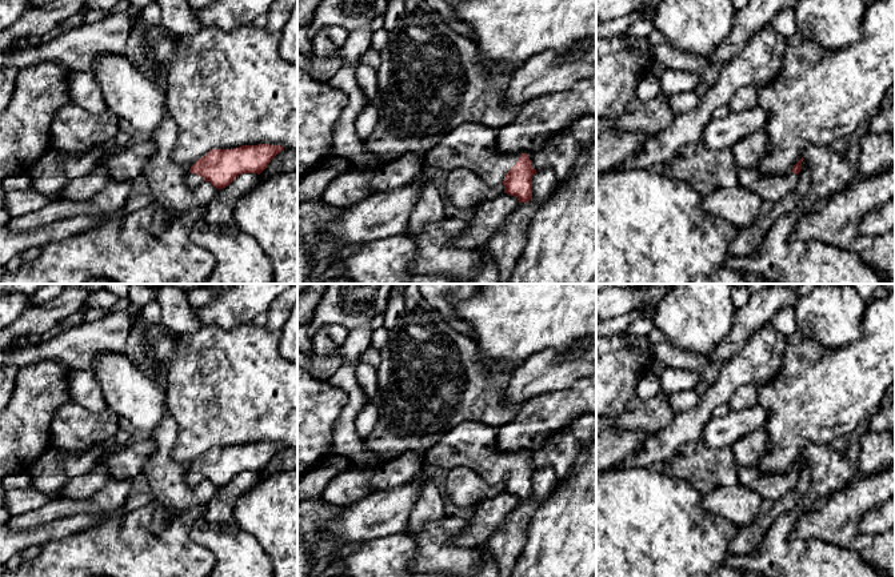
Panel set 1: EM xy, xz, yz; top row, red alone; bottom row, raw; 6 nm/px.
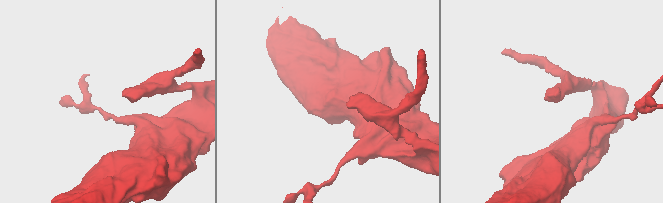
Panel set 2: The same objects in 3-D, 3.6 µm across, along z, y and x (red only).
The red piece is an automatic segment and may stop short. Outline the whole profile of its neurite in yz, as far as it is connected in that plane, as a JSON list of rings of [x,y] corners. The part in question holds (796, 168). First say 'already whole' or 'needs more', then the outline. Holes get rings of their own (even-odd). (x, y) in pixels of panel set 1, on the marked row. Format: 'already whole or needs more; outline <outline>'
needs more; outline [[[802,157],[788,173],[763,175],[756,168],[738,169],[739,184],[754,193],[759,195],[762,200],[778,203],[783,196],[792,191],[796,184],[798,173],[802,169]]]

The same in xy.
needs more; outline [[[241,145],[232,149],[212,149],[200,157],[185,176],[185,184],[195,189],[203,181],[215,188],[228,187],[239,175],[260,175],[271,160],[283,151],[280,145]]]

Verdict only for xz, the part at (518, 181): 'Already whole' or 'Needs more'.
Needs more

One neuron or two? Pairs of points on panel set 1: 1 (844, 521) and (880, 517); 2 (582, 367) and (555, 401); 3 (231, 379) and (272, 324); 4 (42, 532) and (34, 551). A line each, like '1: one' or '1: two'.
1: two
2: two
3: two
4: two

